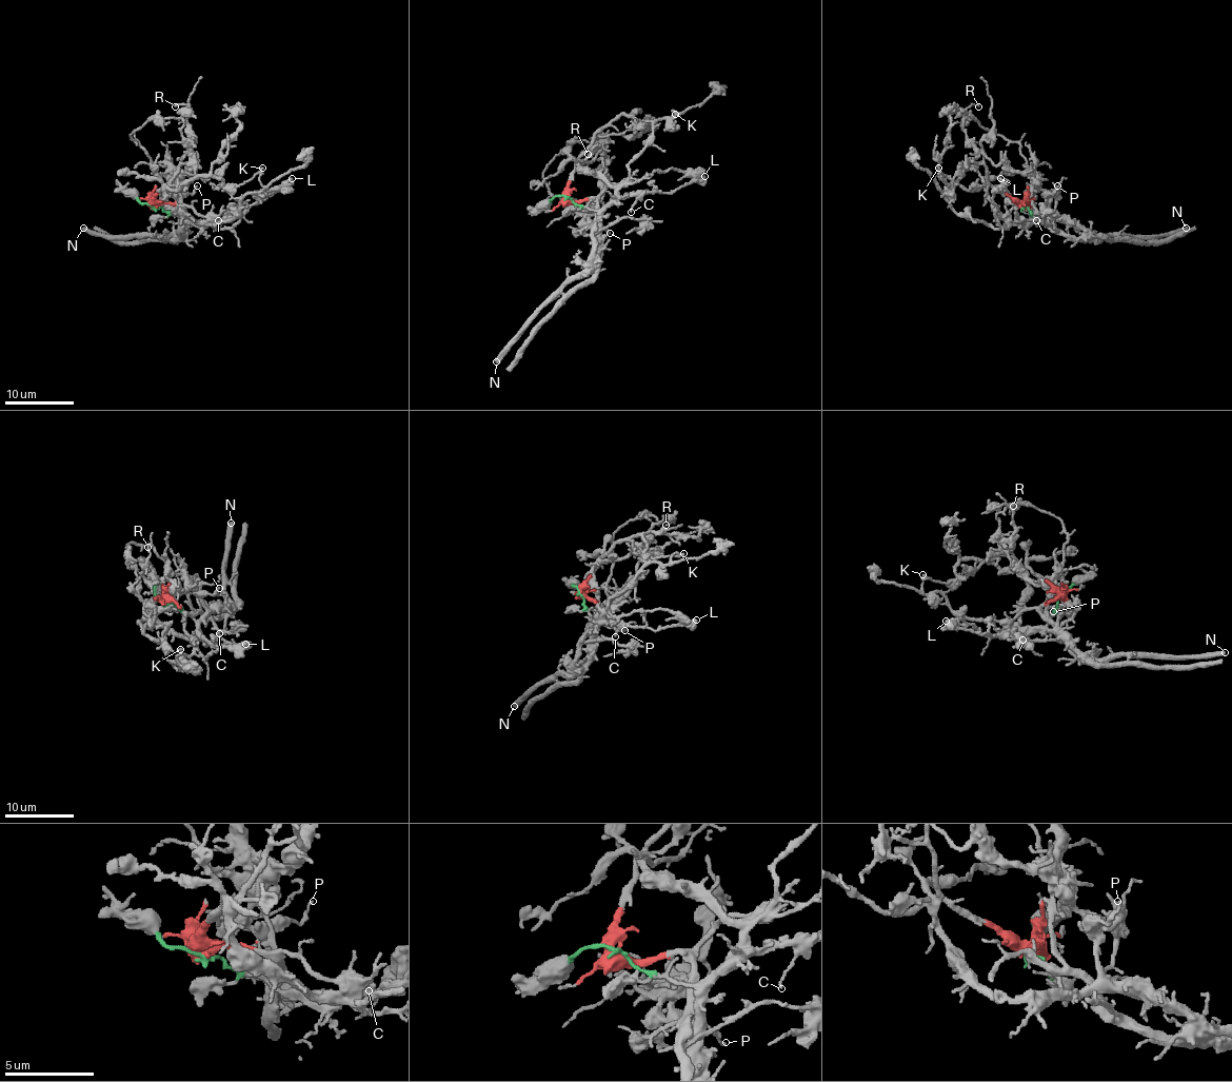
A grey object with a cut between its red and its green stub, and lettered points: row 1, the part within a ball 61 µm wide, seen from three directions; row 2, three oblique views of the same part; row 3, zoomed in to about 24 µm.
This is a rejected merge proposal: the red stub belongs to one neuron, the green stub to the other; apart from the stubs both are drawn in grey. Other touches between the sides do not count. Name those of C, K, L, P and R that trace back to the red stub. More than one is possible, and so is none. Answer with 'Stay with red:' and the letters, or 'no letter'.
Stay with red: K, R

